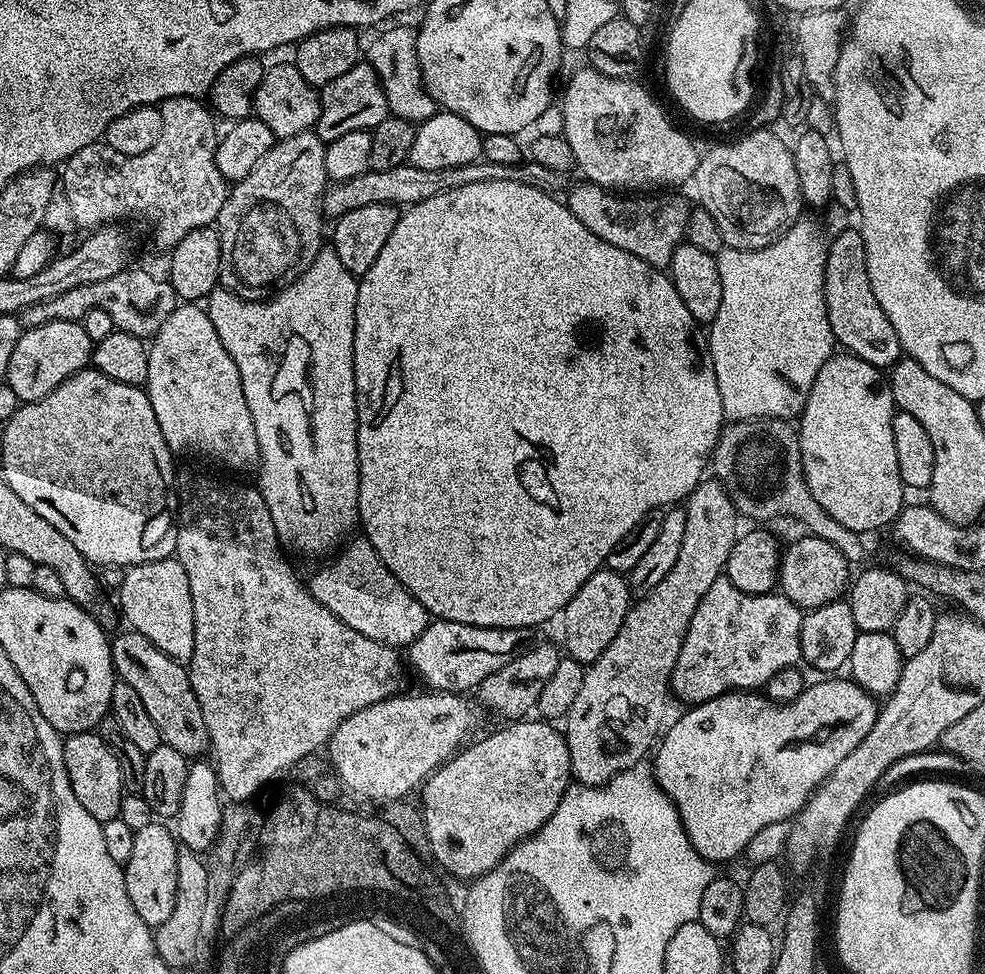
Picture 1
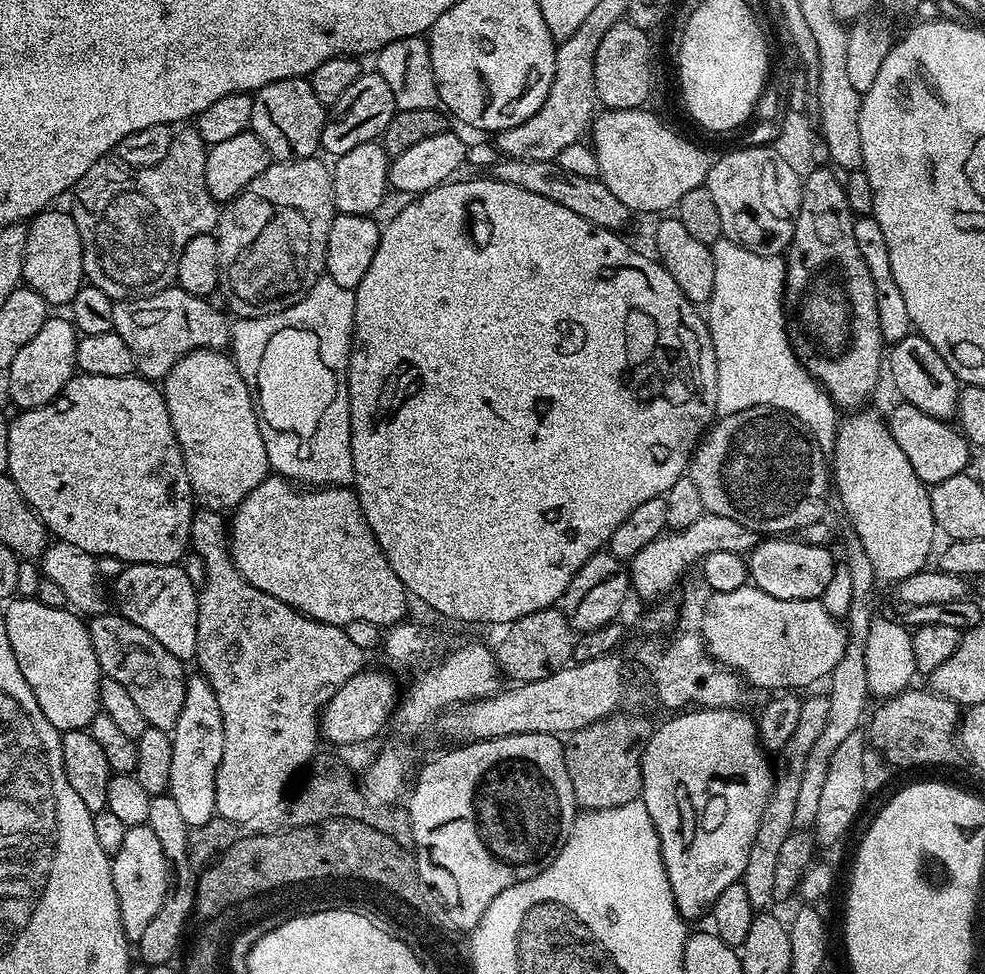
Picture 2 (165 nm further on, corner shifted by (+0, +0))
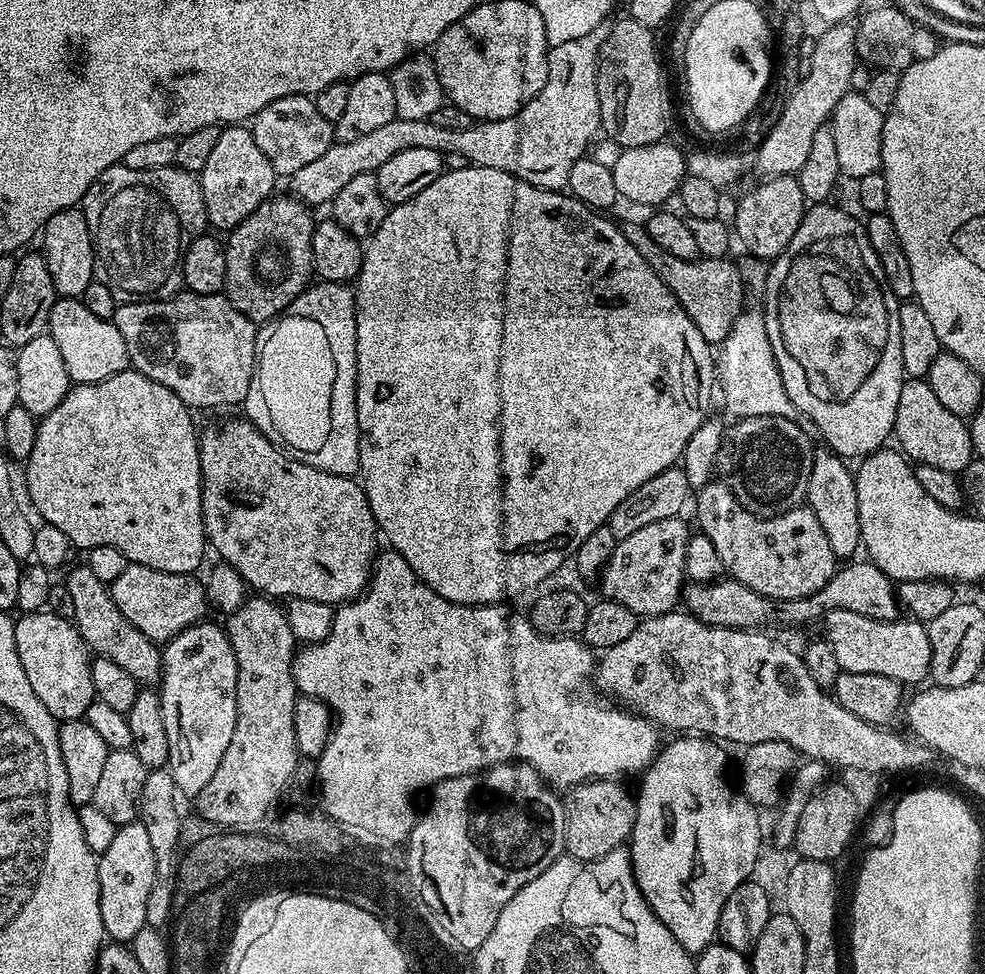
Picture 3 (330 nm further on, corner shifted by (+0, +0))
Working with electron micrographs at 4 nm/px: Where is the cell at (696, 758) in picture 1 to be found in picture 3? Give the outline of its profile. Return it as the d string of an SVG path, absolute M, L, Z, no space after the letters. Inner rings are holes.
M680 734L667 744L668 741L643 773L640 796L638 792L635 797L636 817L630 837L632 873L644 901L664 923L666 930L678 938L687 952L699 954L717 939L718 918L722 918L726 898L747 882L758 861L762 851L761 813L743 792L728 785L724 777L728 756L717 741L699 734Z

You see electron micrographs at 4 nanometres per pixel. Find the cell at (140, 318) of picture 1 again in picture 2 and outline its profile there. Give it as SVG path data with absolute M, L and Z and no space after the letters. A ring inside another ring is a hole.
M179 286L161 288L158 294L150 294L133 300L117 300L114 303L114 326L112 331L117 332L130 346L132 357L136 363L136 372L146 380L153 382L163 381L168 371L186 354L196 348L214 348L224 350L229 347L232 339L232 324L214 305L208 304L205 297L195 296Z

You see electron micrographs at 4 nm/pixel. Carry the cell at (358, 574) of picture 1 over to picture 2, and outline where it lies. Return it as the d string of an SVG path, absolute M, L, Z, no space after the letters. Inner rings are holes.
M270 474L264 479L253 492L238 505L230 516L230 547L232 549L232 561L234 566L258 590L286 602L301 612L304 616L310 617L323 624L338 624L341 626L352 626L348 624L377 624L381 630L387 630L394 624L401 623L408 612L410 597L408 591L404 589L404 583L394 574L394 569L390 567L390 562L386 562L386 554L378 546L376 536L370 530L366 522L366 514L362 510L360 500L356 497L355 491L348 486L312 486L307 490L301 490L293 481L286 480L282 476Z

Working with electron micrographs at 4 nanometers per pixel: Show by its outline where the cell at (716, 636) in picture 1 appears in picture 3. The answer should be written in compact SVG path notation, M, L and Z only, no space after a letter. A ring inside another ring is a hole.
M839 608L823 617L823 624L828 631L825 632L826 639L832 643L832 648L836 651L841 672L882 674L905 686L920 683L923 685L929 679L930 638L927 627L921 621L911 618L862 618L862 614Z

